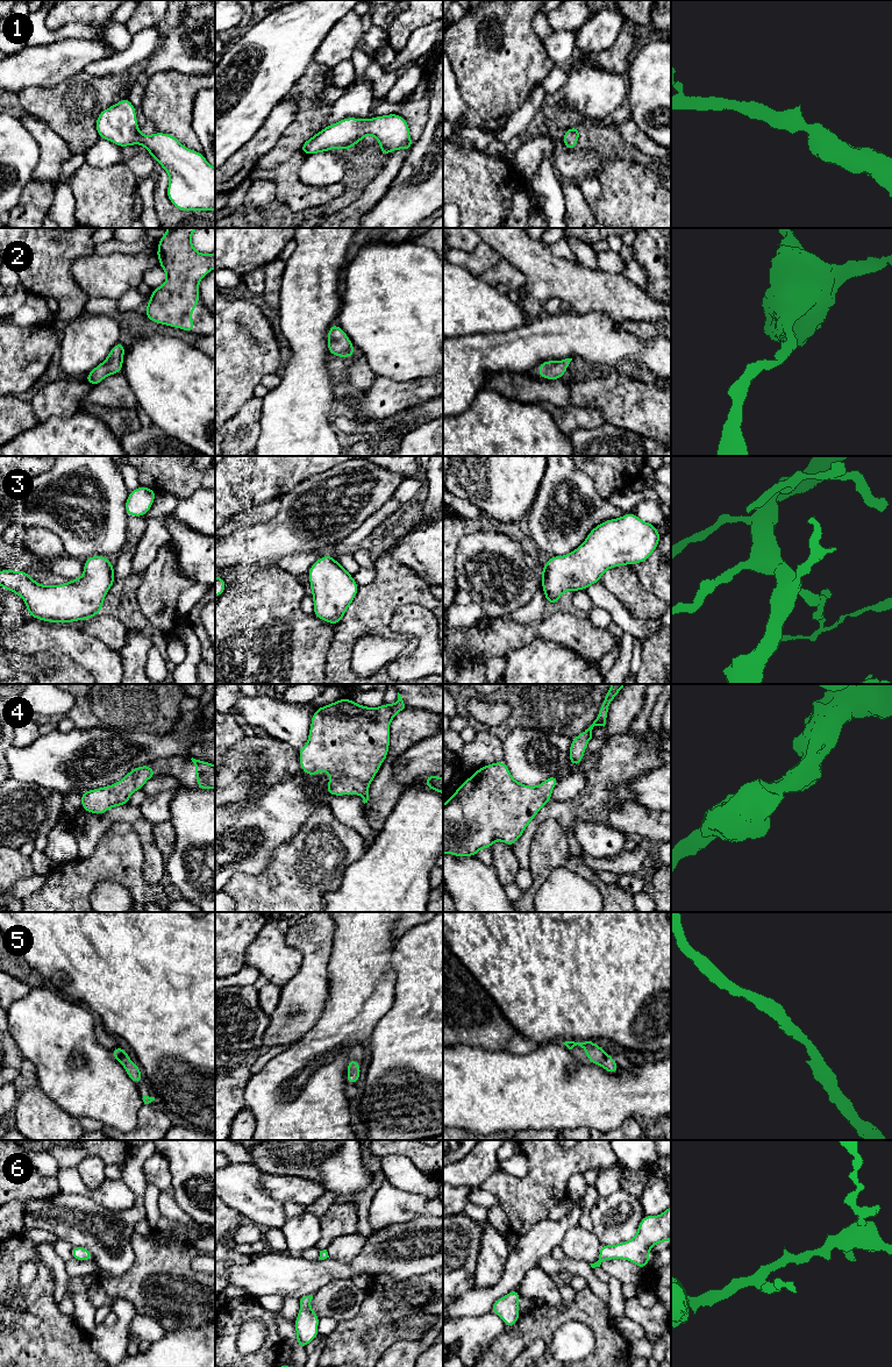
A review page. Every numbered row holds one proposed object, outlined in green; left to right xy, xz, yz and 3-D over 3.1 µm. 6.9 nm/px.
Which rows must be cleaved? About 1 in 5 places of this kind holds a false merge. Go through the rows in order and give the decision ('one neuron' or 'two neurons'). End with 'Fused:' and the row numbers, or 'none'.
1: one neuron
2: one neuron
3: one neuron
4: one neuron
5: one neuron
6: one neuron
Fused: none

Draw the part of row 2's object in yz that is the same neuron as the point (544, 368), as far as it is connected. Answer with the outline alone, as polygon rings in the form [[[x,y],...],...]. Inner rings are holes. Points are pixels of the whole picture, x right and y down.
[[[565,358],[562,361],[545,361],[538,364],[538,376],[540,378],[547,378],[549,380],[555,380],[558,378],[564,378],[564,373],[572,358]]]

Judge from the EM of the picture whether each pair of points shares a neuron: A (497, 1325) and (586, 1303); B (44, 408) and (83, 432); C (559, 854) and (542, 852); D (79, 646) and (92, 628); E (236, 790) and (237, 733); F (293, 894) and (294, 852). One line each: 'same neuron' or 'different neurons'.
A: different neurons
B: different neurons
C: same neuron
D: different neurons
E: different neurons
F: same neuron

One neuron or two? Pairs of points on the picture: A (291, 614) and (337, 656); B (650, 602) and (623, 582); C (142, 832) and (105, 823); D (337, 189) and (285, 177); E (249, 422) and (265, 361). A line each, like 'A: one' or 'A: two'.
A: two
B: one
C: one
D: one
E: two

